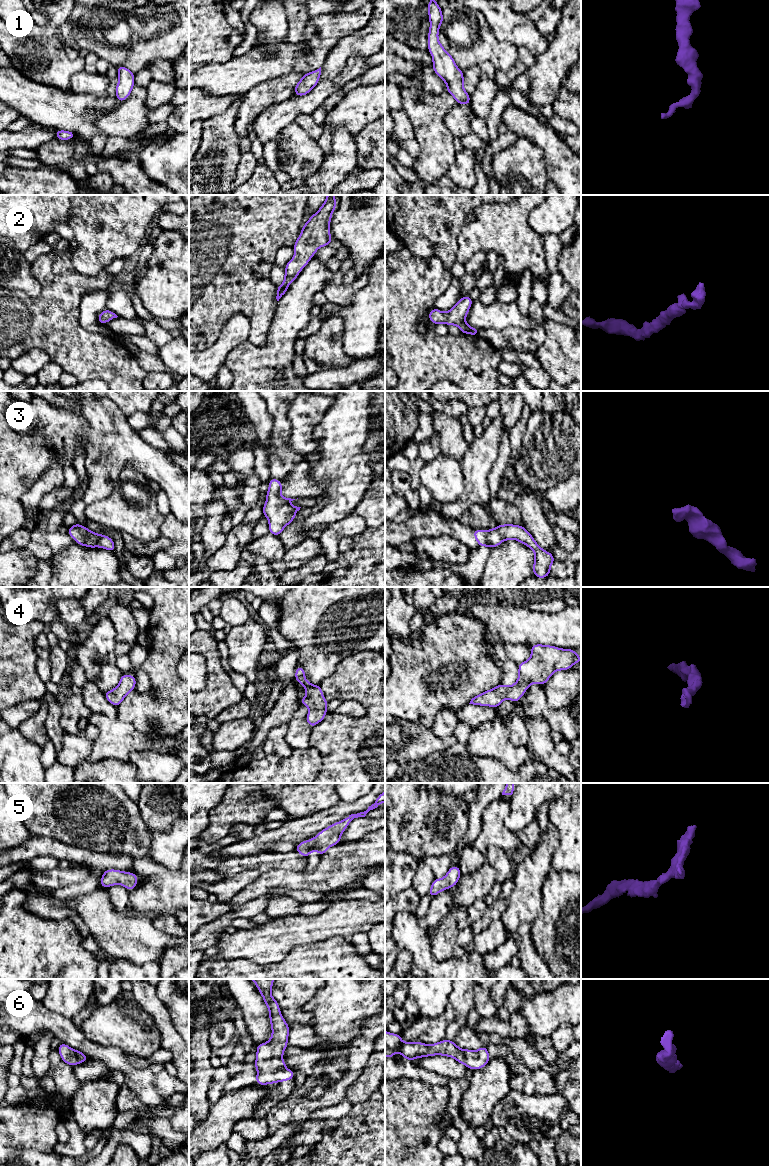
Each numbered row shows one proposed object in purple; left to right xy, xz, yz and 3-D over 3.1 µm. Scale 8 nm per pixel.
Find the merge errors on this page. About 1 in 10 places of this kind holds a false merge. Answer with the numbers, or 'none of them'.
none of them

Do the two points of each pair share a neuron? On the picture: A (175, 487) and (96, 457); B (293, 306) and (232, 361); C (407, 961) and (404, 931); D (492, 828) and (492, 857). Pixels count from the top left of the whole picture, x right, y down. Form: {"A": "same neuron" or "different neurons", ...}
{"A": "same neuron", "B": "same neuron", "C": "different neurons", "D": "different neurons"}

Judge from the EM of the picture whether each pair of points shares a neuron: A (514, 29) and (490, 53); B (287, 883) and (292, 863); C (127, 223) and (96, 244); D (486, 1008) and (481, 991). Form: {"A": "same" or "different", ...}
{"A": "different", "B": "different", "C": "same", "D": "same"}

